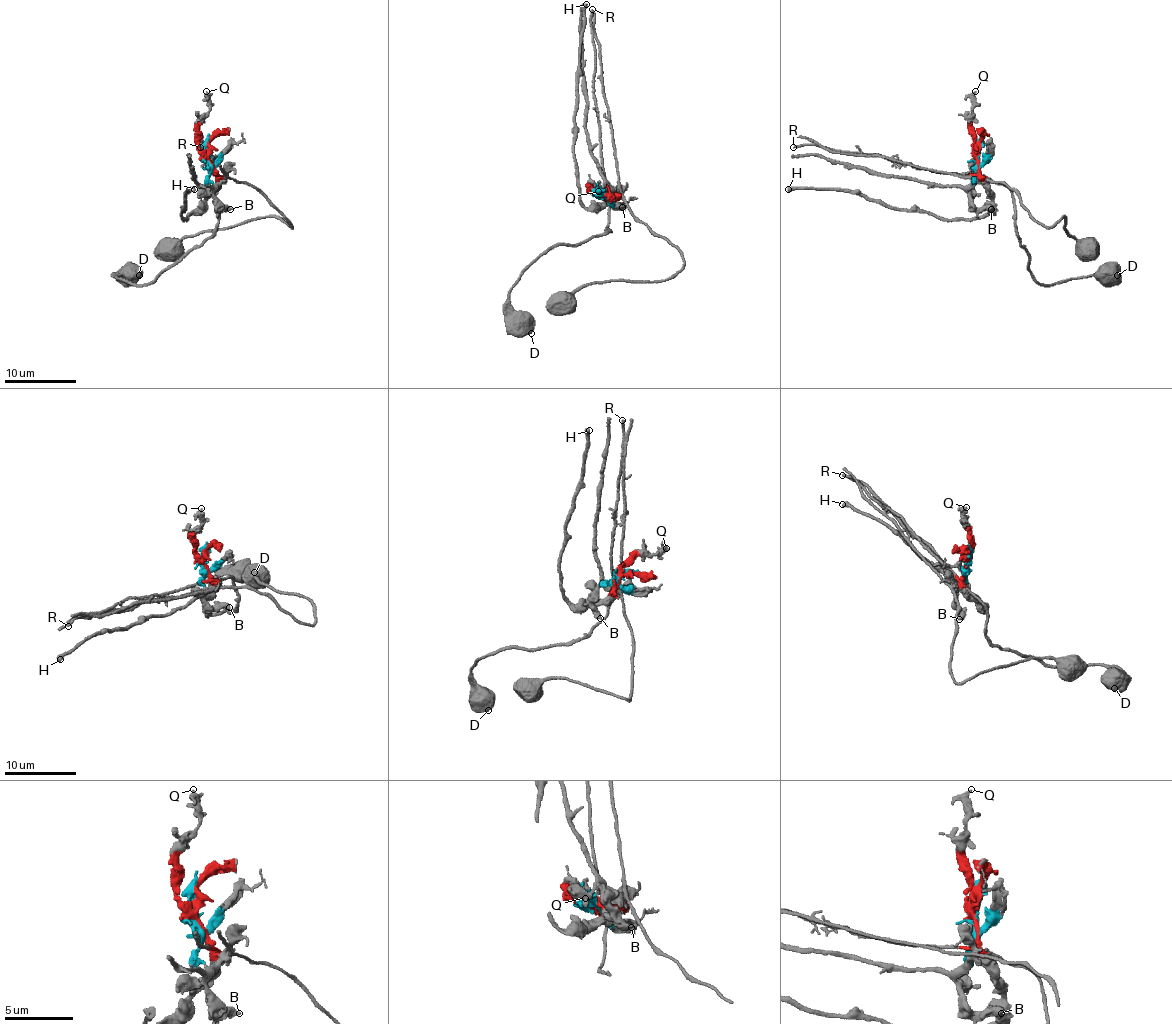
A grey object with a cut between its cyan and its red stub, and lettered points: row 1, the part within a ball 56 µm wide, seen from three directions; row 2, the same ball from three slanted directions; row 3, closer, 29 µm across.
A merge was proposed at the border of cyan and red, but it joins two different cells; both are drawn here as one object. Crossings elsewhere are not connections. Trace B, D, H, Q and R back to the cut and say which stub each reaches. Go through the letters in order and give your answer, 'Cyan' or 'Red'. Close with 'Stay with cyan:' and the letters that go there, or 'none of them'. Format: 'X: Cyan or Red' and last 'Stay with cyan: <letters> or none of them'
B: Cyan
D: Red
H: Red
Q: Red
R: Red
Stay with cyan: B

